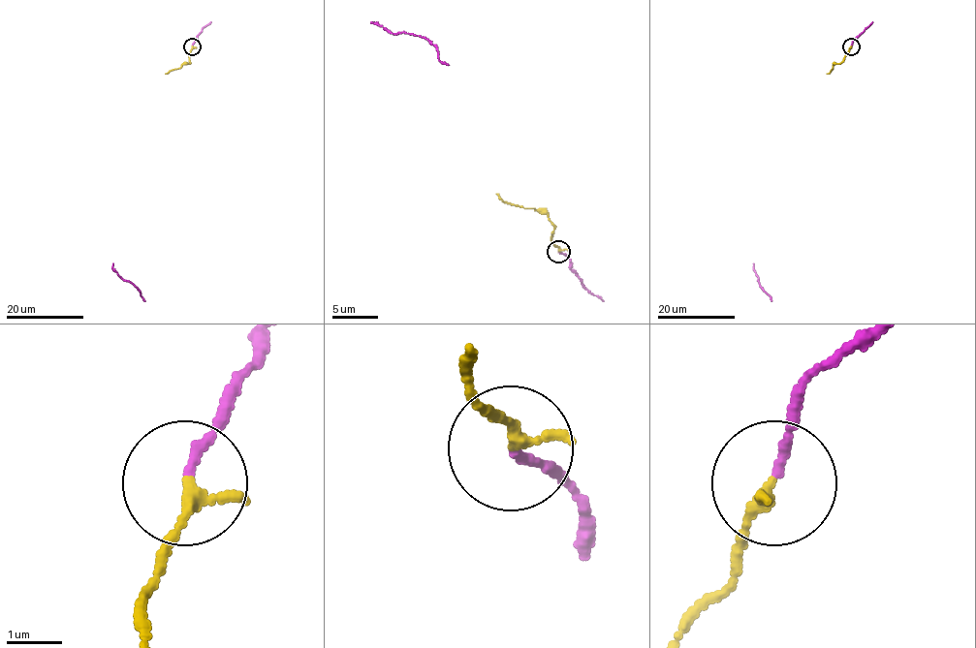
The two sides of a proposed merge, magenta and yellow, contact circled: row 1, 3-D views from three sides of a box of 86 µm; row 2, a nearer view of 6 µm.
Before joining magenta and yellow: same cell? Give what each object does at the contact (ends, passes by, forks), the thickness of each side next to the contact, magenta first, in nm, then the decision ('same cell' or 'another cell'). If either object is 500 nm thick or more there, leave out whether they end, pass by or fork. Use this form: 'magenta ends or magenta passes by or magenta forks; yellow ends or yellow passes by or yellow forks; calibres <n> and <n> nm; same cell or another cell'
magenta ends; yellow ends; calibres 150 and 260 nm; same cell

